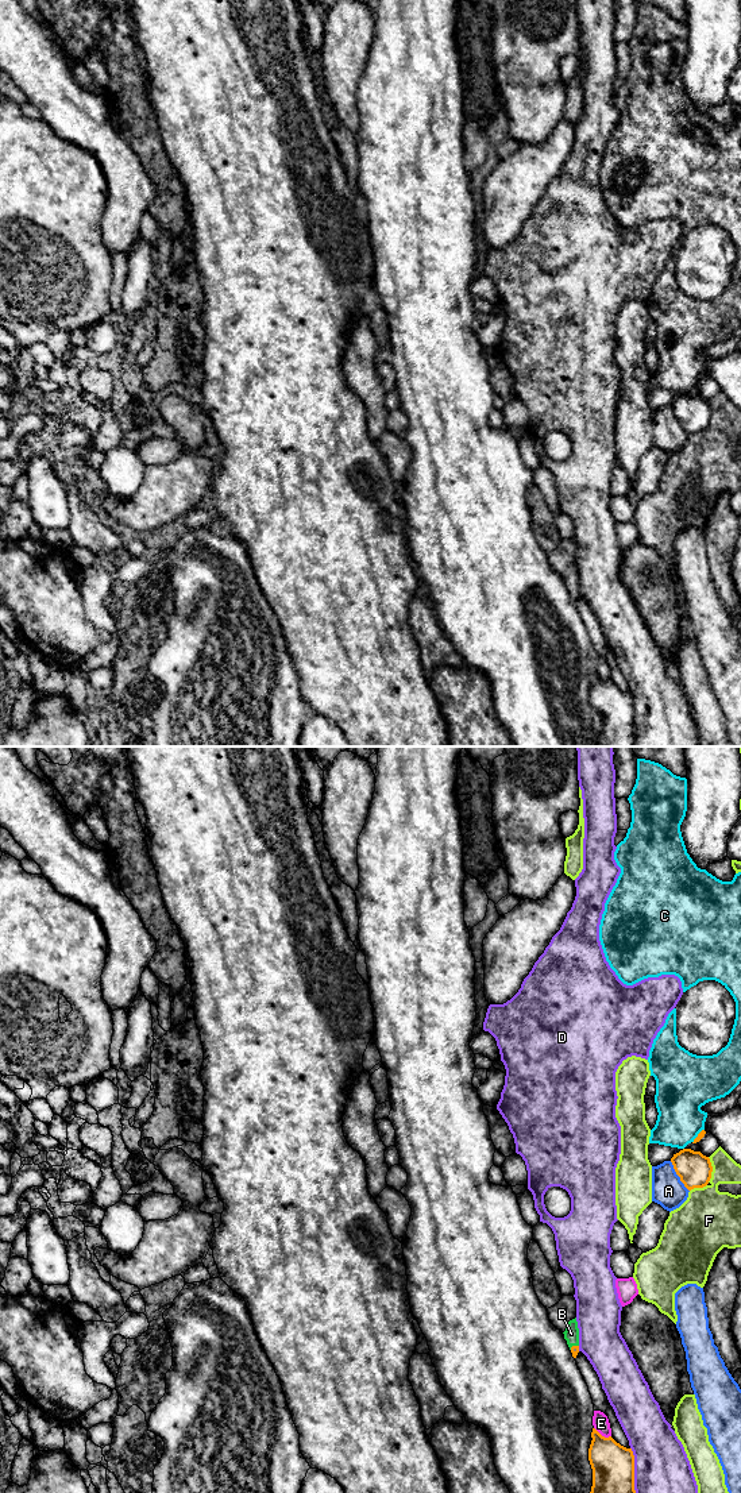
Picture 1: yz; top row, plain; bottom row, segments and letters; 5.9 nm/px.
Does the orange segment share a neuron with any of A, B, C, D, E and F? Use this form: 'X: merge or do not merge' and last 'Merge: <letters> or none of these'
A: do not merge
B: merge
C: do not merge
D: do not merge
E: do not merge
F: do not merge
Merge: B

